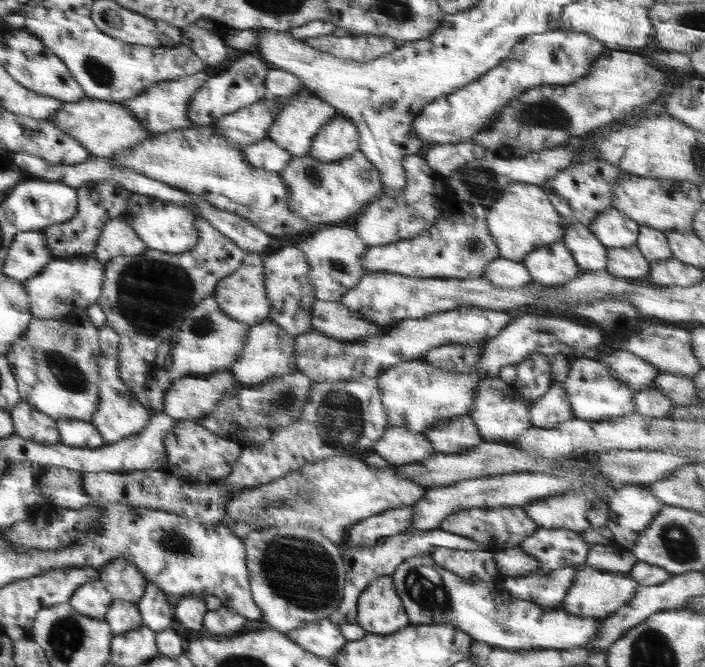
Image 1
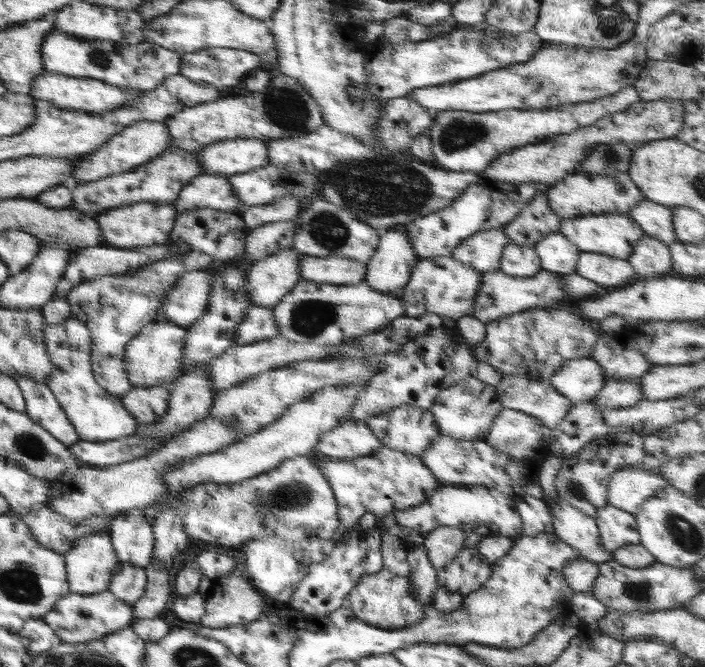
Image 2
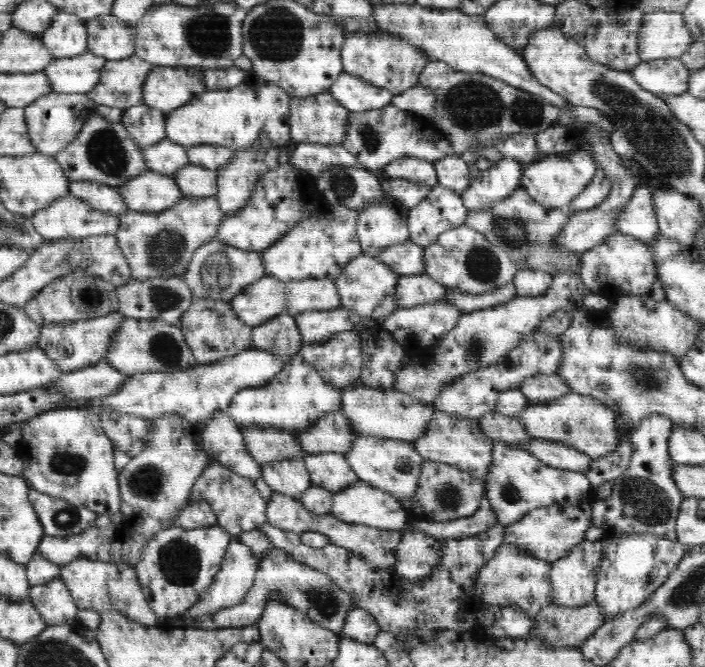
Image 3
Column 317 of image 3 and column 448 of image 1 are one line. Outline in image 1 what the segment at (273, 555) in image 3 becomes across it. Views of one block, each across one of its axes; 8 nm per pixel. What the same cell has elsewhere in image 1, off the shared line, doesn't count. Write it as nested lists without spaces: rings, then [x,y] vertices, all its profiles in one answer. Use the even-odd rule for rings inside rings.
[[[416,555],[402,561],[391,577],[396,592],[402,599],[410,625],[449,624],[461,628],[474,640],[486,643],[493,648],[512,651],[585,648],[588,641],[592,641],[592,637],[596,637],[600,623],[602,623],[602,619],[576,616],[576,614],[566,612],[563,608],[545,609],[533,602],[514,598],[503,587],[500,579],[486,582],[478,577],[458,576],[451,570],[437,565],[431,555]]]

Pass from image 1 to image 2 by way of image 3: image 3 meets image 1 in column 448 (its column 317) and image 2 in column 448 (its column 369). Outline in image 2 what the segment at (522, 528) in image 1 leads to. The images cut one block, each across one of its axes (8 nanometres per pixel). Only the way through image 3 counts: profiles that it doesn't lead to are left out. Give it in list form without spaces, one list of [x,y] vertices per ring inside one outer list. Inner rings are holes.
[[[440,526],[432,530],[424,539],[428,559],[436,572],[452,562],[452,559],[462,549],[474,549],[483,536],[471,530],[464,530],[457,526]]]

